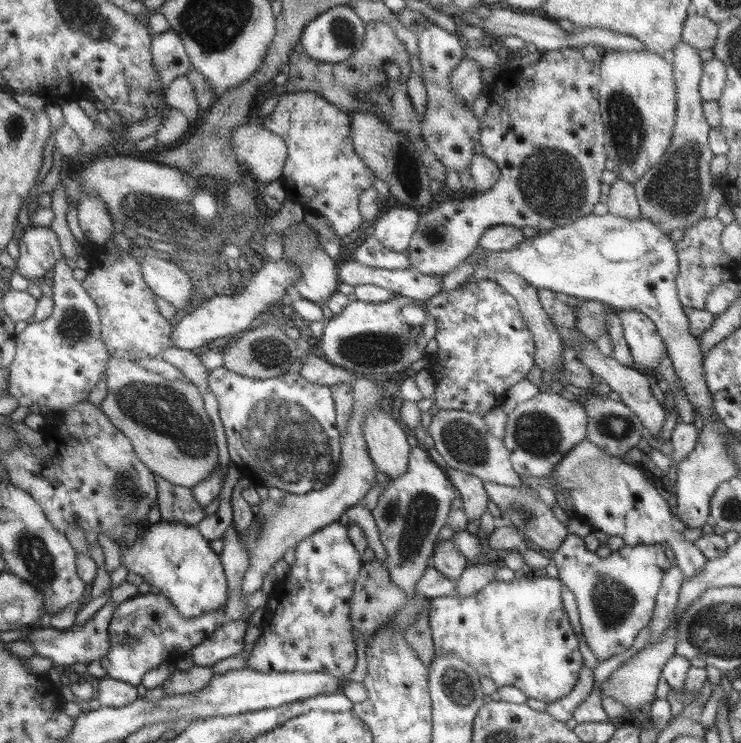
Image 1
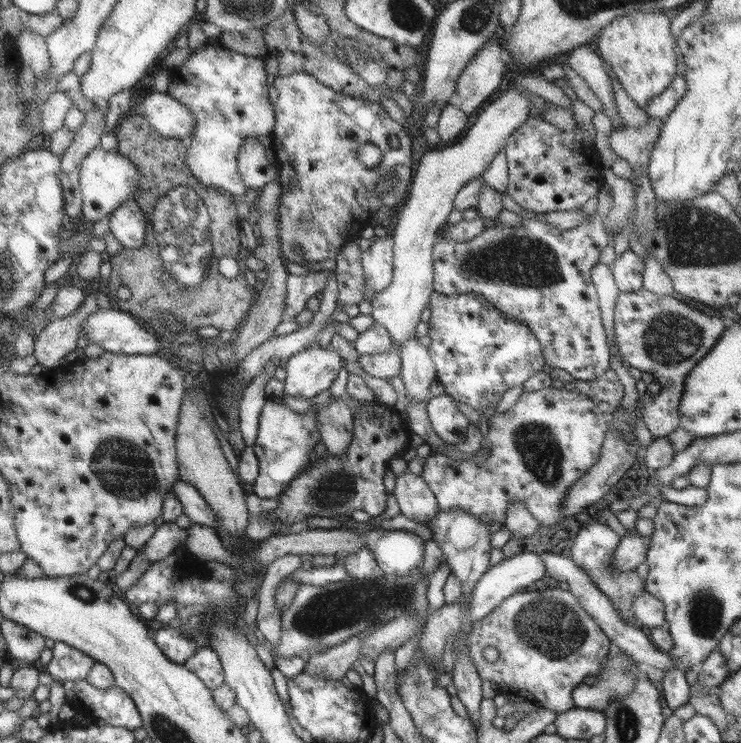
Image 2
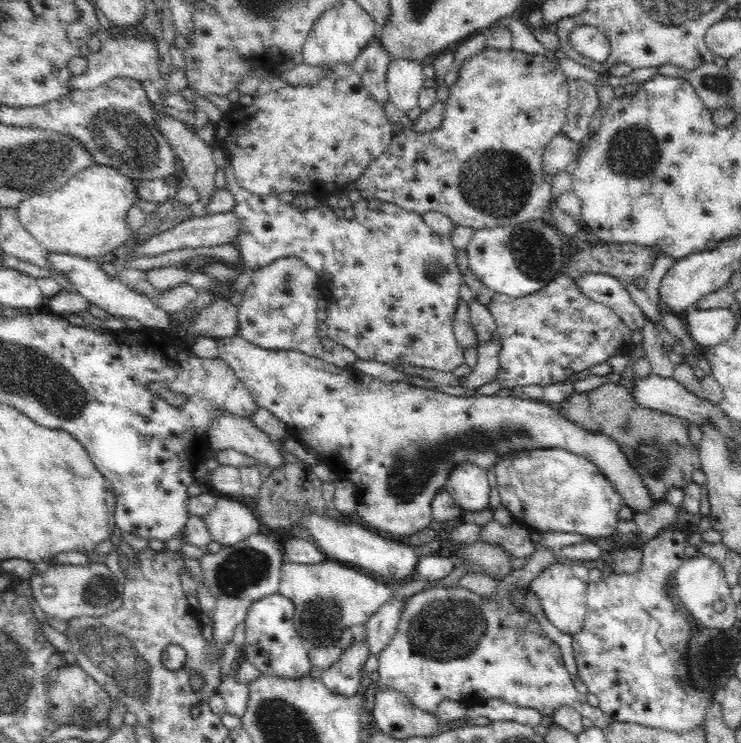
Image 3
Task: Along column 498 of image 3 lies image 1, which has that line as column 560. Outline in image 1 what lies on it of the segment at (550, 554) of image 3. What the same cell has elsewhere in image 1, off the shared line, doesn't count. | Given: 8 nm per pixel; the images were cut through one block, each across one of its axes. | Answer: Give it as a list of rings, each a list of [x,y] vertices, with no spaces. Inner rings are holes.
[[[533,577],[531,579],[511,579],[510,581],[501,581],[493,579],[492,582],[486,584],[481,590],[475,592],[471,596],[460,597],[457,593],[449,596],[441,596],[429,600],[428,621],[431,627],[434,652],[440,655],[449,654],[450,652],[456,654],[462,661],[470,664],[480,675],[487,676],[497,686],[514,686],[518,688],[527,699],[535,699],[546,702],[555,702],[558,698],[569,694],[575,682],[577,682],[577,672],[583,664],[583,659],[577,650],[577,637],[569,625],[567,613],[563,609],[561,603],[561,583],[558,578],[543,578]]]

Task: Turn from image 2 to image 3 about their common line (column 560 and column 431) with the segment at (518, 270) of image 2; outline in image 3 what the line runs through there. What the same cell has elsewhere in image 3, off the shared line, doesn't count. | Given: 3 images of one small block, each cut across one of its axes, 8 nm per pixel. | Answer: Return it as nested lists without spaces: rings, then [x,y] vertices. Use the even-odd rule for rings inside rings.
[[[226,158],[224,171],[227,182],[225,189],[232,193],[234,201],[236,201],[231,211],[238,217],[238,220],[240,220],[240,230],[238,230],[238,236],[235,237],[235,240],[239,242],[241,248],[241,264],[247,266],[249,269],[255,270],[263,267],[265,264],[274,262],[274,260],[287,258],[289,256],[297,256],[304,260],[320,278],[322,297],[328,301],[328,318],[325,320],[325,324],[328,328],[327,337],[332,338],[337,345],[341,345],[350,350],[356,355],[357,359],[376,361],[393,367],[418,366],[419,368],[452,373],[455,369],[465,364],[464,350],[458,345],[458,340],[453,330],[453,317],[456,315],[458,302],[462,298],[460,284],[463,272],[460,271],[458,265],[456,265],[455,249],[449,237],[433,232],[429,226],[426,226],[420,214],[410,210],[404,210],[391,202],[376,199],[368,200],[362,197],[359,205],[355,206],[358,209],[358,218],[348,220],[343,217],[338,217],[336,213],[334,213],[334,210],[321,202],[319,202],[315,208],[299,210],[296,206],[292,205],[290,197],[264,197],[258,194],[252,194],[239,185],[239,182],[234,177],[233,168],[228,158]]]

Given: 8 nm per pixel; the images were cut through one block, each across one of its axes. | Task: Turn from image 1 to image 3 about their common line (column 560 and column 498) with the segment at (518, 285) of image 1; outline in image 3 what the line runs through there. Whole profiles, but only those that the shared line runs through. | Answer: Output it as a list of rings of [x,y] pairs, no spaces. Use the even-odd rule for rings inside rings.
[[[494,336],[490,344],[476,346],[478,349],[478,364],[474,366],[471,374],[463,377],[463,387],[466,390],[476,390],[487,382],[495,380],[499,366],[500,346],[498,336]]]

